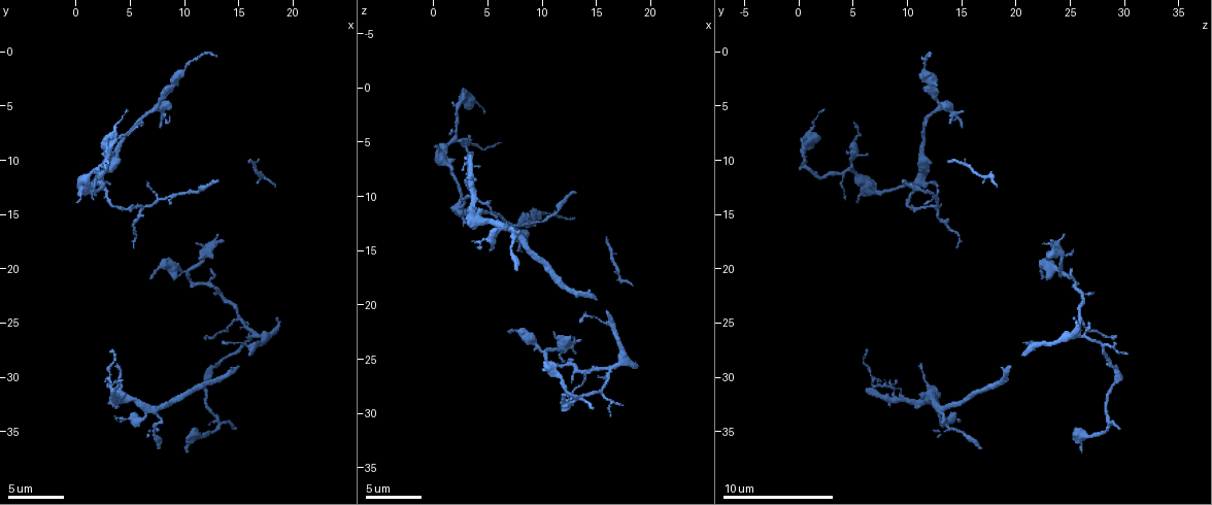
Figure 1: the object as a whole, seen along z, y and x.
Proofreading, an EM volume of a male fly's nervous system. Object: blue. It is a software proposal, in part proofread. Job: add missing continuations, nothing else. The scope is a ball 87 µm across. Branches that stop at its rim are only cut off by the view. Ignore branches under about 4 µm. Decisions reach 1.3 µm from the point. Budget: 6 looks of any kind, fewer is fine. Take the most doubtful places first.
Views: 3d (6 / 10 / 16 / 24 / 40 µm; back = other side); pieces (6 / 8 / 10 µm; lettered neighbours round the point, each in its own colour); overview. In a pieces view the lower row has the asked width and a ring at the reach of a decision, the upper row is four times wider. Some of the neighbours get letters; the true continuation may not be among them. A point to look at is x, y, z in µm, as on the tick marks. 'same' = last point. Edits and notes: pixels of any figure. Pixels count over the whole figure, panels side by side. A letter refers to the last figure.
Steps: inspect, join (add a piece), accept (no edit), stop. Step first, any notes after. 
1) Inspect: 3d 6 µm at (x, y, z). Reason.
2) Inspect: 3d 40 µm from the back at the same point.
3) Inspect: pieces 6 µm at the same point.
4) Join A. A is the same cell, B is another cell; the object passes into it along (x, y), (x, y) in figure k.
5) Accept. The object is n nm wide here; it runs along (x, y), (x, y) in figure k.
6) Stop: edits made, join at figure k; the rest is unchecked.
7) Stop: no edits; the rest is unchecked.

Inspect: pieces 8 µm at (12.4, 20.2, 25.2). Tapers out.

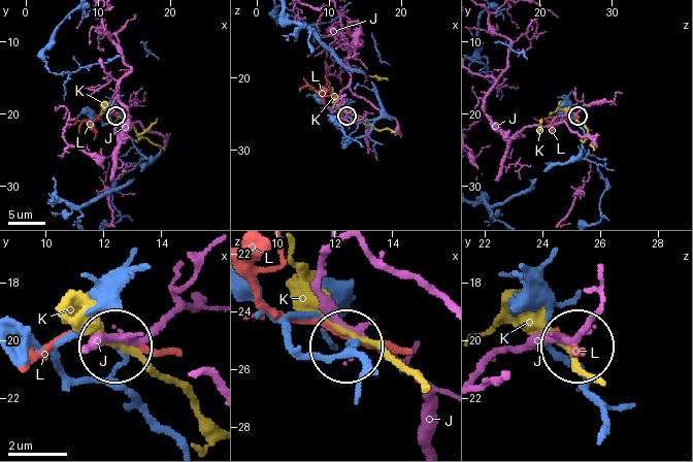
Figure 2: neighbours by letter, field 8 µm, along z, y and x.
Accept. The object is 170 nm wide here; J, K and L are other cells; no lettered piece goes on from it.

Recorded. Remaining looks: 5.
Inspect: pieces 6 µm at (7.8, 6.6, 15.0).

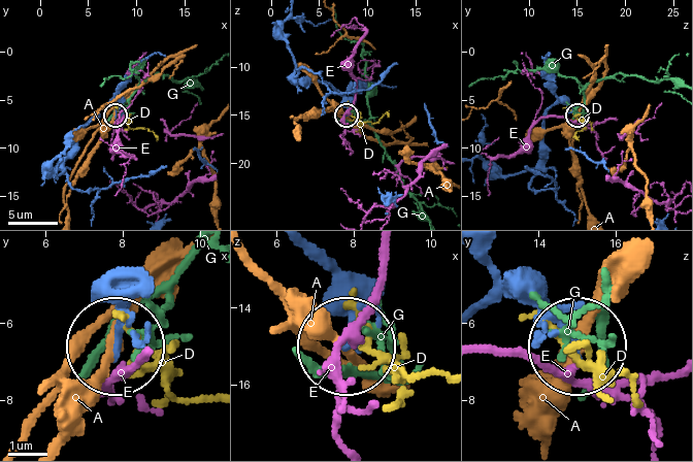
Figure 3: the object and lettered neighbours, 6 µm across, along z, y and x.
Accept. A, D, E and G are other cells; it runs along (105, 299), (116, 344) in figure 3; no lettered piece goes on from it.

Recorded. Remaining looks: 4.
Inspect: 3d 10 µm at (7.2, 20.6, 22.2). Tapers out.

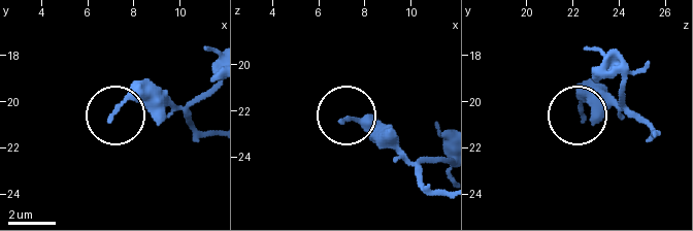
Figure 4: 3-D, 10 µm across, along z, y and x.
Inspect: pieces 10 µm at (7.1, 20.7, 22.3). What lies round it.

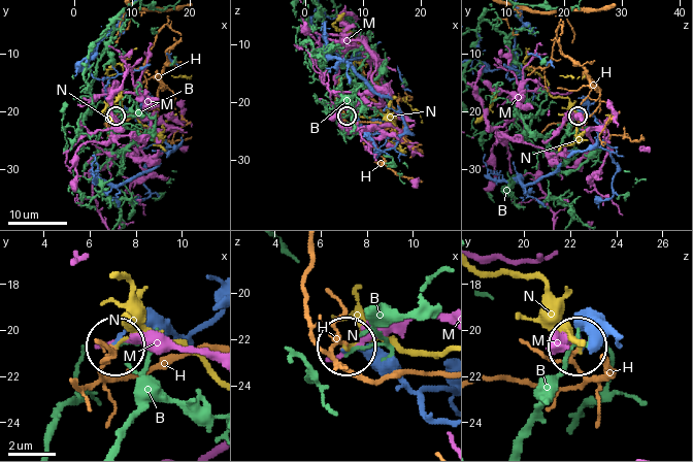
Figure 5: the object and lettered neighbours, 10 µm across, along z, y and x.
Accept. B, H, M and N are other cells; no lettered piece goes on from it.

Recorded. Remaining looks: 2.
Stop: no edits; the rest is unchecked.

